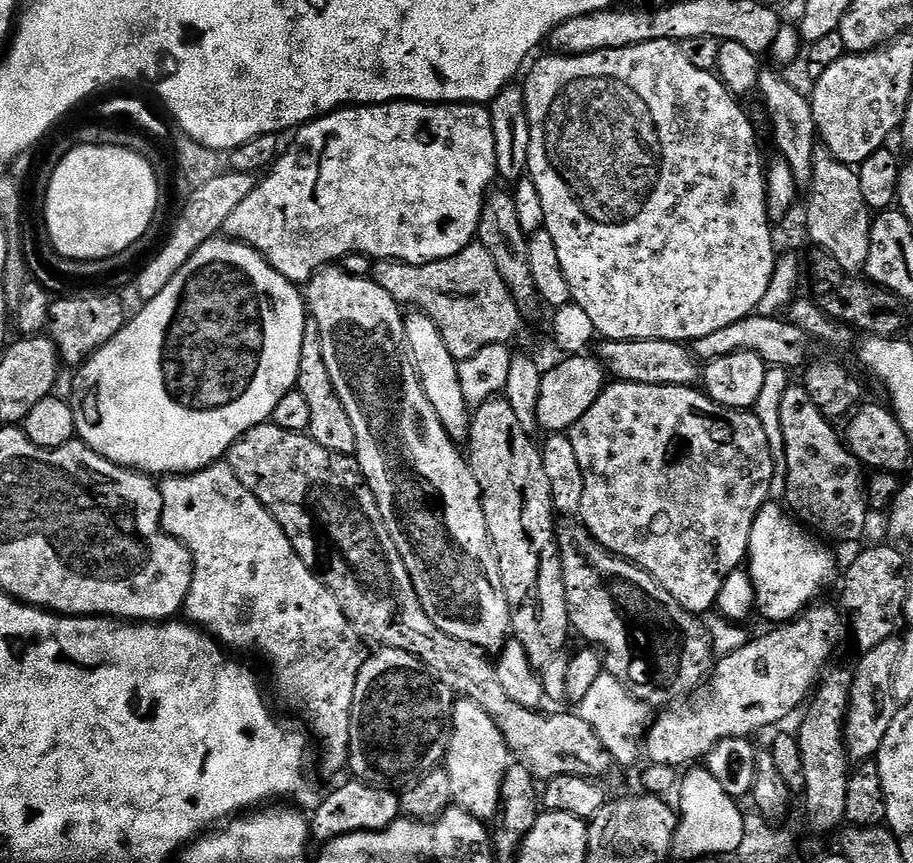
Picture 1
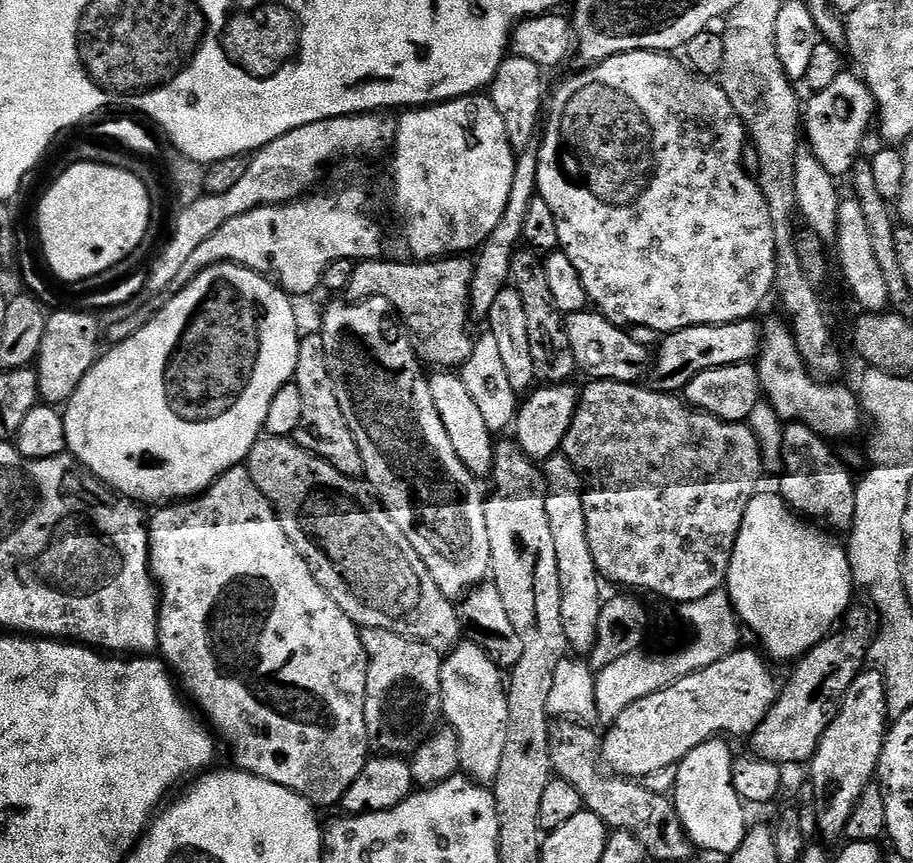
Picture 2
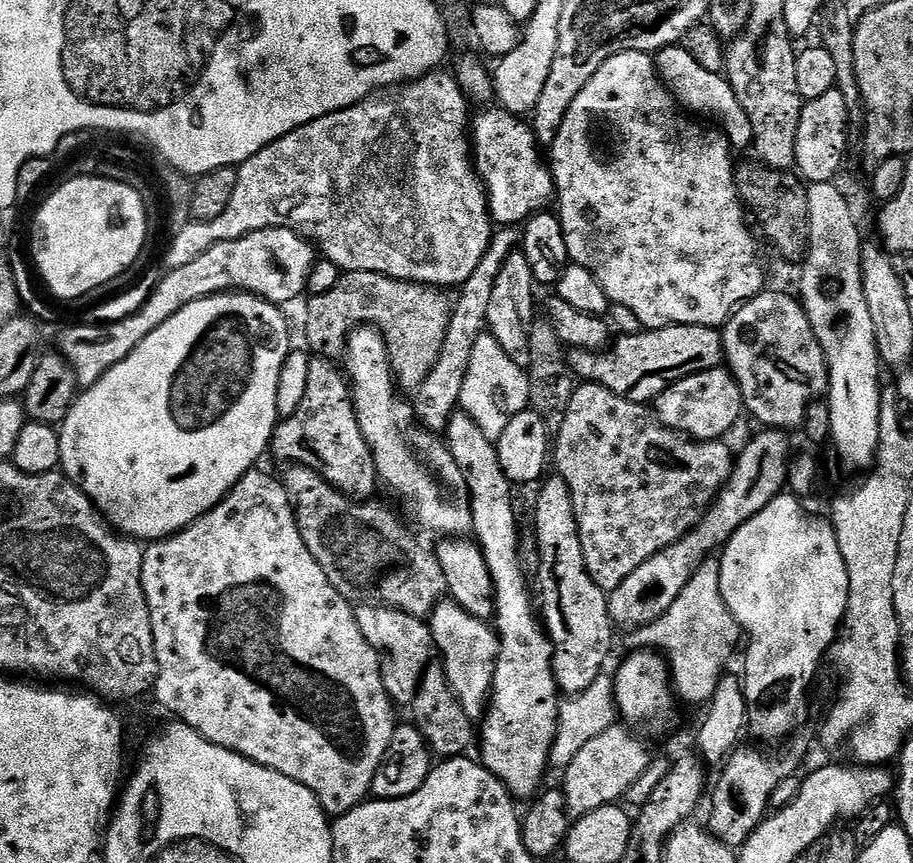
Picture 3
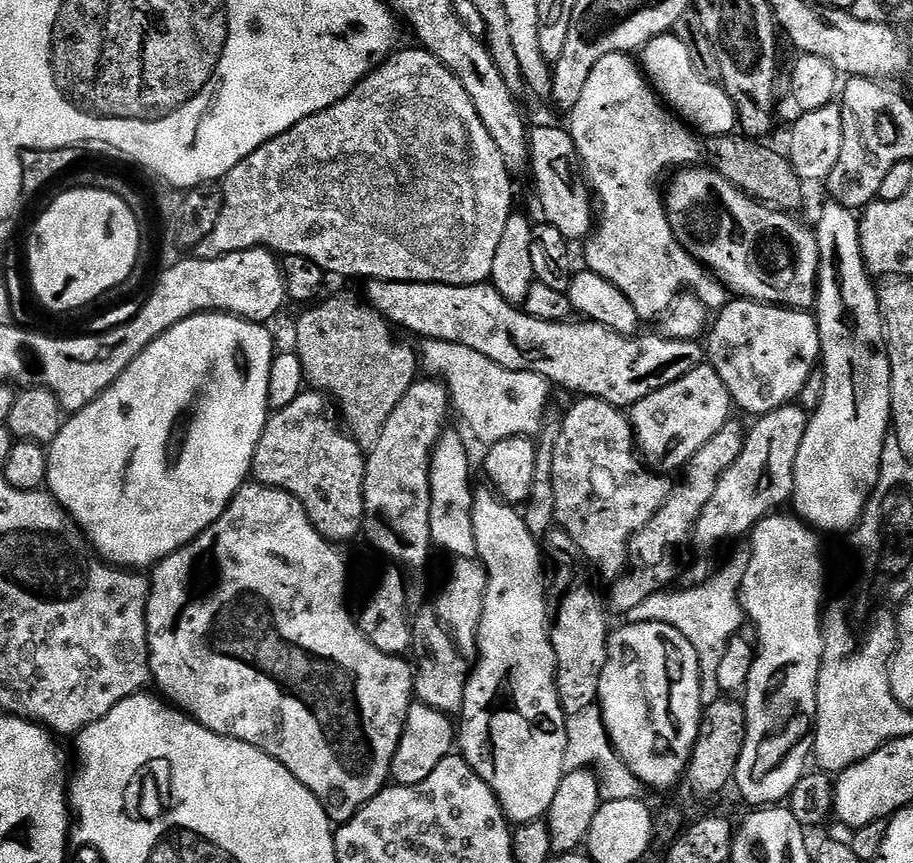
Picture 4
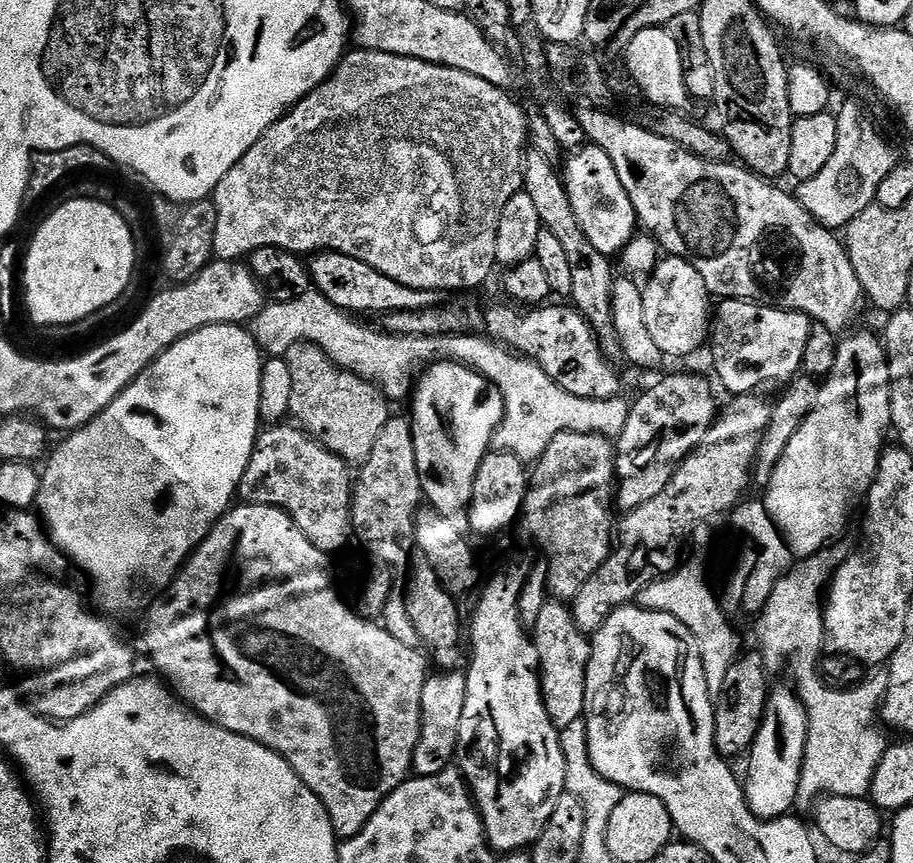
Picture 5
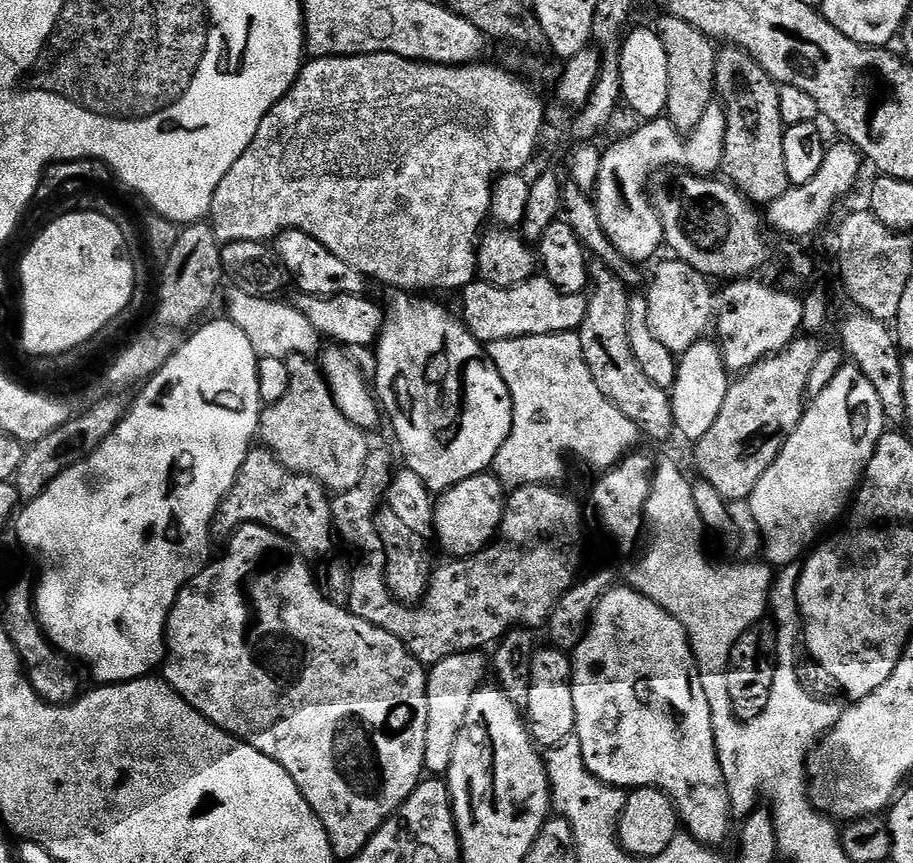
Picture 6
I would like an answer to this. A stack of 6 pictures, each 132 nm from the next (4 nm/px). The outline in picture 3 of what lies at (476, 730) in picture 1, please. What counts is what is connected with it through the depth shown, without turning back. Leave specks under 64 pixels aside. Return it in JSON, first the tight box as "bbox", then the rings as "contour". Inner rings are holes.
{"bbox":[430,598,500,721],"contour":[[[451,598],[437,604],[430,617],[430,627],[435,651],[462,710],[472,721],[479,721],[485,715],[492,694],[492,679],[500,649],[495,631],[477,616],[466,614],[466,610],[462,610],[462,606]]]}

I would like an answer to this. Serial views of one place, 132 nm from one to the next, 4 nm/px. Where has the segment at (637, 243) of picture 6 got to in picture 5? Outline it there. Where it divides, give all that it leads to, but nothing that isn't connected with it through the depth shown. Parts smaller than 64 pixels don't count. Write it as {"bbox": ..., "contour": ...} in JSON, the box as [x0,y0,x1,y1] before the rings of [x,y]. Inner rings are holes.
{"bbox":[562,146,638,258],"contour":[[[585,146],[573,151],[562,168],[564,189],[574,208],[574,218],[582,228],[582,234],[598,250],[598,254],[609,258],[619,257],[624,247],[638,232],[636,211],[618,178],[618,170],[605,152],[595,146]]]}

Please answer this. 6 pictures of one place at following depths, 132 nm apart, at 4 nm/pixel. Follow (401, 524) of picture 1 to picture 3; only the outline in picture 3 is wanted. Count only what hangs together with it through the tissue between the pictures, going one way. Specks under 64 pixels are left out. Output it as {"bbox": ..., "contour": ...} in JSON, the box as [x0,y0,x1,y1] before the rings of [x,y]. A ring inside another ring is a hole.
{"bbox":[342,326,472,538],"contour":[[[371,326],[355,328],[344,346],[342,368],[352,389],[358,426],[376,463],[377,477],[404,495],[413,518],[426,531],[437,532],[440,538],[467,537],[472,532],[472,499],[466,478],[447,443],[421,425],[409,401],[399,400],[404,398],[398,395],[384,335]]]}

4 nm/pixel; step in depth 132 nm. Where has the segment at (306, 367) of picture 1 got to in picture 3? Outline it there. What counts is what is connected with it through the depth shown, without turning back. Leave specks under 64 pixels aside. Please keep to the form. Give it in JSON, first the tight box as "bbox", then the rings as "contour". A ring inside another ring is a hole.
{"bbox":[270,359,378,500],"contour":[[[310,359],[310,374],[307,375],[306,394],[302,398],[298,410],[294,410],[292,416],[283,417],[272,431],[270,452],[271,455],[276,455],[280,460],[289,460],[287,462],[289,465],[314,470],[323,480],[330,482],[341,494],[352,500],[370,500],[377,495],[375,493],[376,484],[378,485],[376,463],[358,426],[356,411],[352,405],[352,389],[345,373],[341,371],[333,359]]]}

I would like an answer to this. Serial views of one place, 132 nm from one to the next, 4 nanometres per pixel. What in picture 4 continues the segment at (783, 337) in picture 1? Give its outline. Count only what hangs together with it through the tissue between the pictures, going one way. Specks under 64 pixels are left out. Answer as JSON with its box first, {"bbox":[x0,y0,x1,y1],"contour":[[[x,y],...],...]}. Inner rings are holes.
{"bbox":[362,280,706,410],"contour":[[[370,280],[363,286],[365,288],[362,296],[368,307],[381,312],[384,319],[397,329],[405,328],[424,340],[441,340],[466,346],[470,350],[478,350],[478,354],[486,354],[490,362],[498,362],[498,366],[506,370],[538,374],[548,381],[549,385],[556,387],[557,384],[560,388],[569,388],[572,392],[580,392],[576,394],[581,397],[601,400],[621,410],[631,409],[633,404],[646,398],[646,394],[654,394],[654,390],[662,390],[662,386],[670,386],[670,382],[678,382],[678,378],[690,374],[690,370],[694,370],[706,360],[705,349],[696,340],[669,340],[660,334],[623,336],[606,326],[583,318],[558,322],[530,318],[530,314],[523,312],[517,305],[506,302],[502,294],[498,294],[498,290],[488,282],[439,284]]]}

